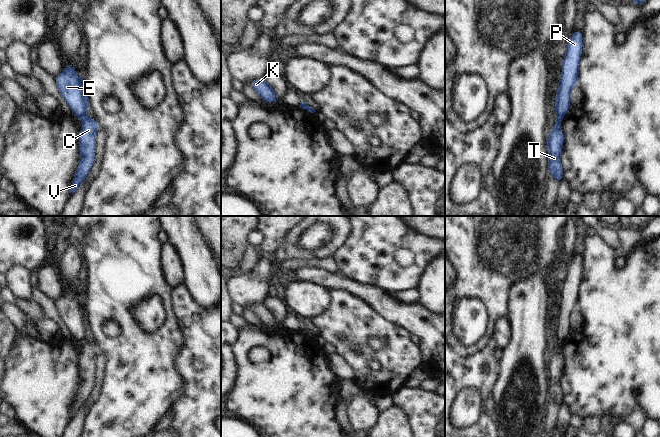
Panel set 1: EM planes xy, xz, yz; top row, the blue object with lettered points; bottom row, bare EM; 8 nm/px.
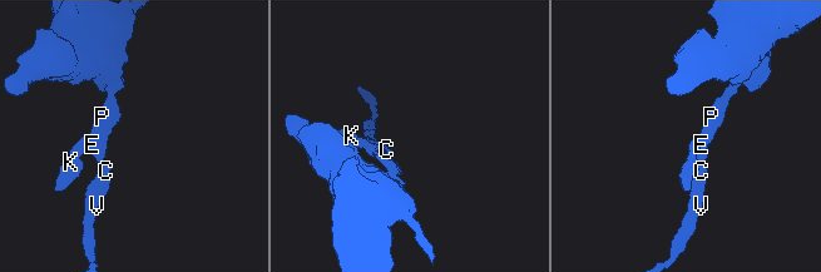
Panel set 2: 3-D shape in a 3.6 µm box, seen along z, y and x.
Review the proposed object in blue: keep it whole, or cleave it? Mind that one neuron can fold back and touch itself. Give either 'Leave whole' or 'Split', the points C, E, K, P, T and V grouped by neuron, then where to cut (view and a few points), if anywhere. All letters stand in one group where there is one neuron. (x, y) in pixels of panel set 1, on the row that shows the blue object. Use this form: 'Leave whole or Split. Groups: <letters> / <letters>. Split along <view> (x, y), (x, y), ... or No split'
Split. Groups: C T V / E K P. Split along xy (83, 115), (80, 118)

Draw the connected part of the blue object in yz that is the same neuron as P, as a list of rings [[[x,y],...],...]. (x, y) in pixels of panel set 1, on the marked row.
[[[574,29],[562,63],[562,75],[556,93],[554,112],[558,117],[566,115],[570,108],[570,91],[577,84],[579,60],[582,53],[582,32]]]

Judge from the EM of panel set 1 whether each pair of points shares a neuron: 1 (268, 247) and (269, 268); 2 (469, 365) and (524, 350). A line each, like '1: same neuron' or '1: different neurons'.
1: different neurons
2: different neurons

